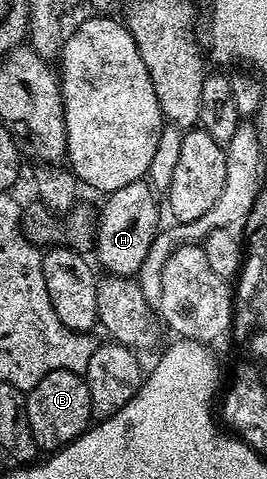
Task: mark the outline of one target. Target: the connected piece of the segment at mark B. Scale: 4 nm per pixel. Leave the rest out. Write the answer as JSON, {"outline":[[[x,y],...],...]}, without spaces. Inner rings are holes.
{"outline":[[[70,370],[48,372],[36,388],[28,391],[25,400],[28,424],[39,451],[61,450],[63,446],[75,442],[91,425],[90,397],[82,374],[74,374]]]}

